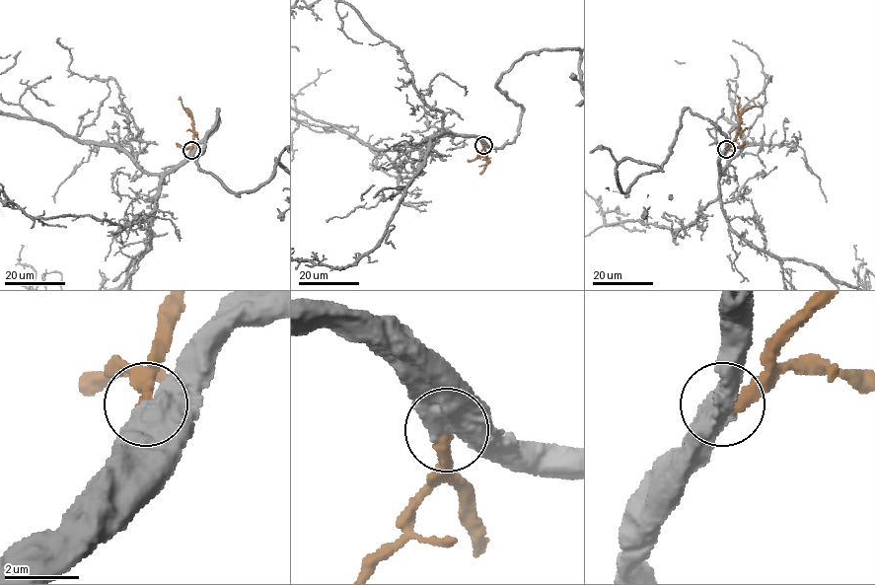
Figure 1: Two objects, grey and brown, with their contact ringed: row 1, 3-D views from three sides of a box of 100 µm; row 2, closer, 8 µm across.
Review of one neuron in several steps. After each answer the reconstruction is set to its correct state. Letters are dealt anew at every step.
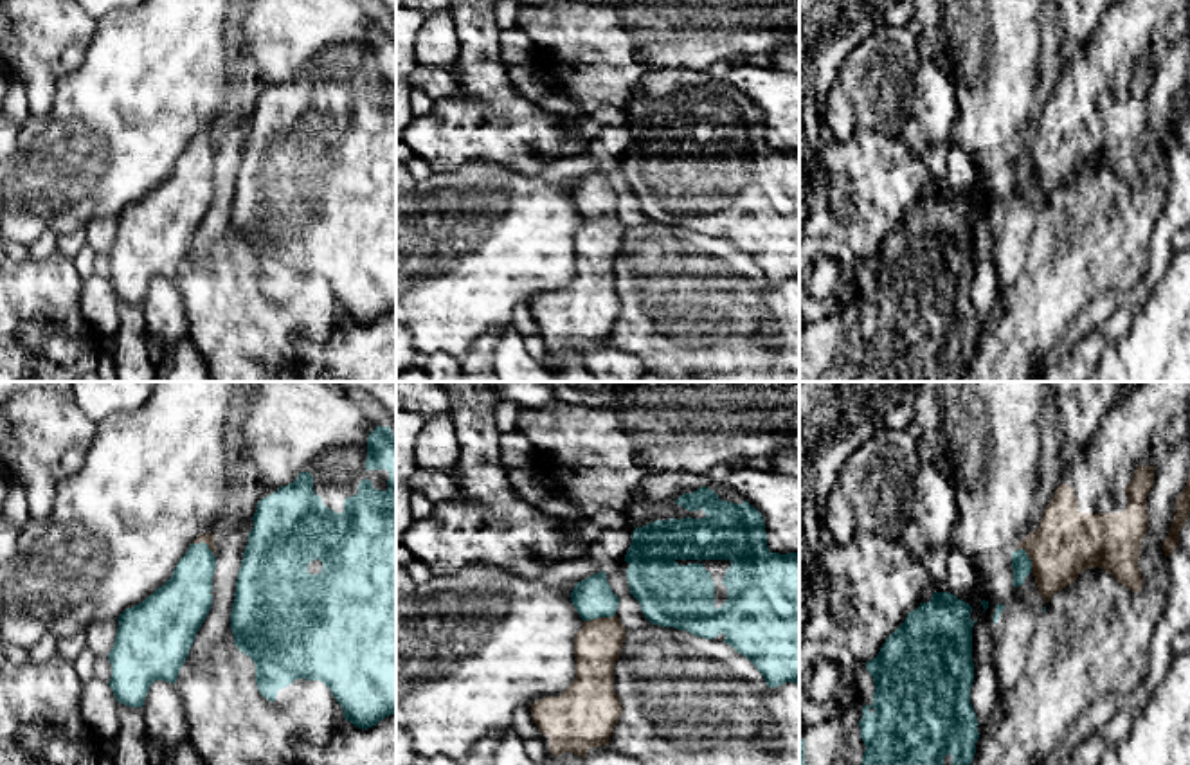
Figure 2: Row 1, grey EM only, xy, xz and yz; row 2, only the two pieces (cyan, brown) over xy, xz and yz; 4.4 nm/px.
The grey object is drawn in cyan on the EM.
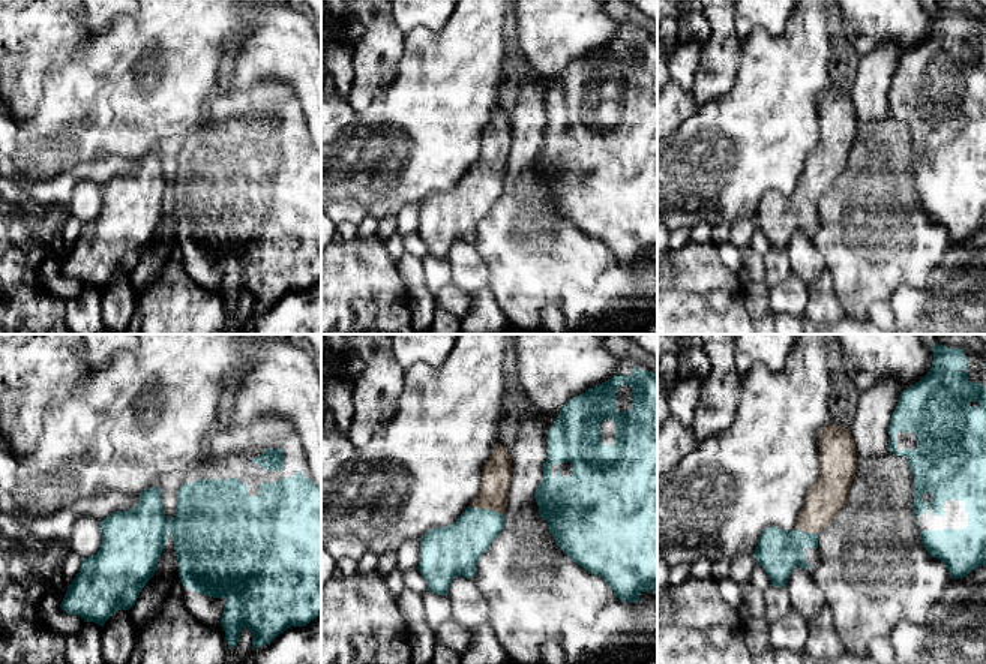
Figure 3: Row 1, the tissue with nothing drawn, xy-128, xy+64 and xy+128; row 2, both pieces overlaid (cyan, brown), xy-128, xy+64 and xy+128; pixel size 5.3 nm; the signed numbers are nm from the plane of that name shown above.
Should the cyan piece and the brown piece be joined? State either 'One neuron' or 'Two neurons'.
One neuron

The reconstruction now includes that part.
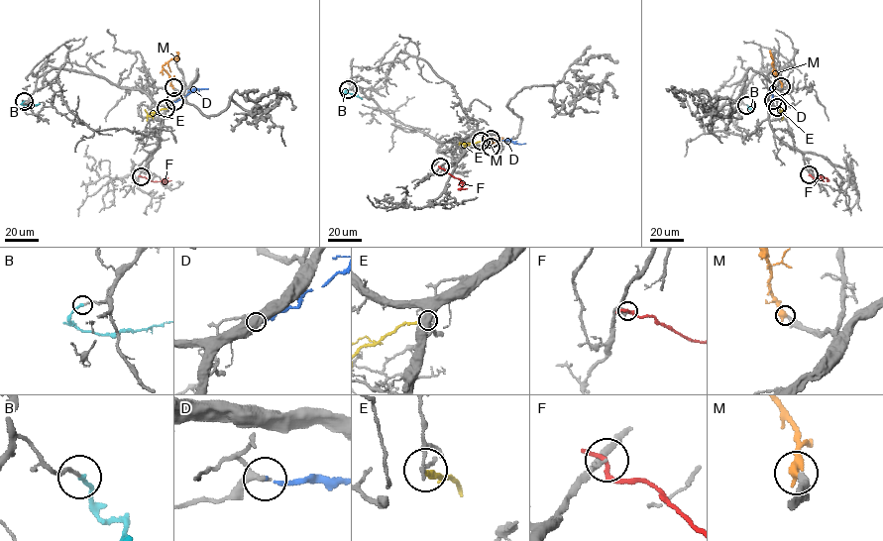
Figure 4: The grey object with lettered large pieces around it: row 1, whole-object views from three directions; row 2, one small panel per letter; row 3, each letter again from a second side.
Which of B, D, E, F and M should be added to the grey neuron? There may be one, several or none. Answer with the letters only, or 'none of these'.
B, E, M

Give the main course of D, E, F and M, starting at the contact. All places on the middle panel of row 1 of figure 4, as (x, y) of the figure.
D: (491, 139), (525, 143)
E: (481, 141), (459, 144)
F: (440, 166), (458, 178), (462, 188), (467, 188)
M: (491, 148), (484, 138), (500, 140), (500, 137)

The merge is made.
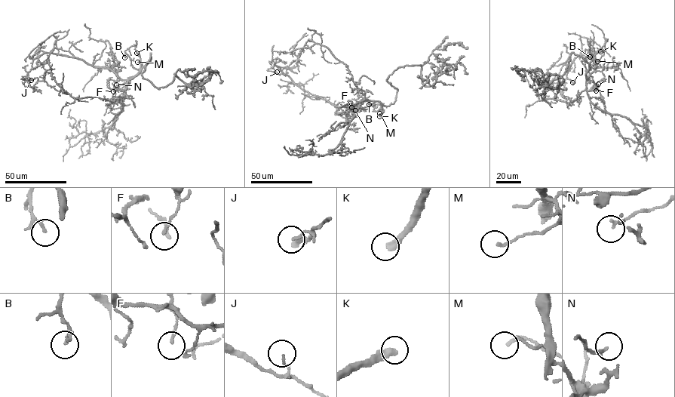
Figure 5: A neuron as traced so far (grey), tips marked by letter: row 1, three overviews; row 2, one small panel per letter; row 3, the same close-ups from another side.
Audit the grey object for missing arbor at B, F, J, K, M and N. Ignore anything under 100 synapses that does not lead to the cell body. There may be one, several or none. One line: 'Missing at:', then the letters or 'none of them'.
Missing at: K

